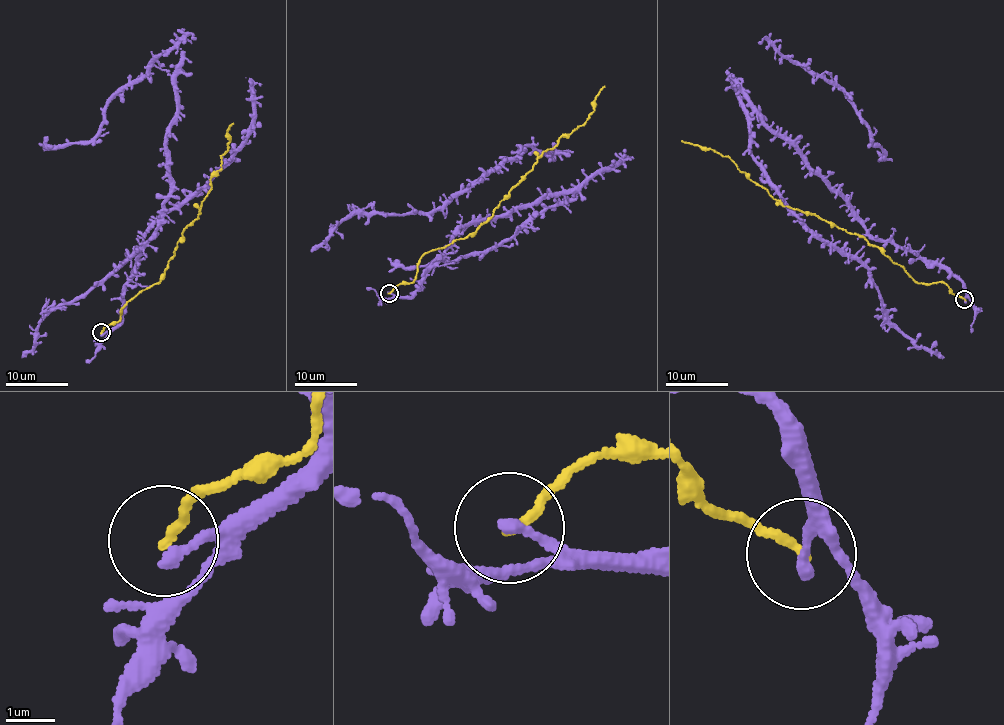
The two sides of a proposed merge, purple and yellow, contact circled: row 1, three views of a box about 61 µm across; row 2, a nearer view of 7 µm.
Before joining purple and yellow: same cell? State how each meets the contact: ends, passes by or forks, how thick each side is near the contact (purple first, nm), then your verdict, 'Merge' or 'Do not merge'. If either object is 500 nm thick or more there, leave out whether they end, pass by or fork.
At the ring purple ends. At the ring yellow ends. Thickness 240 nm (purple) against 180 nm. Do not merge

